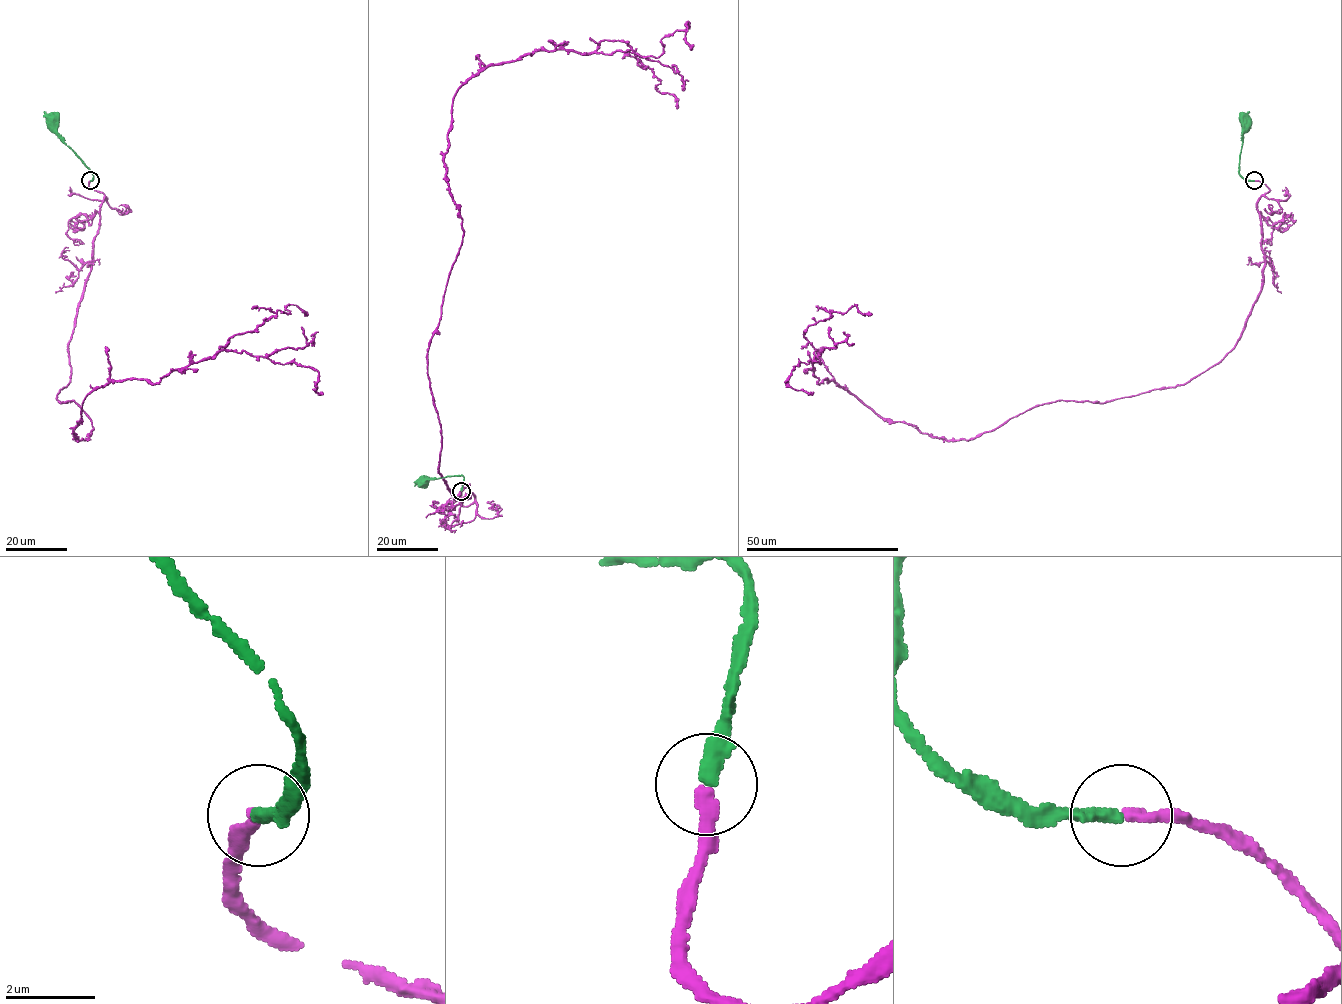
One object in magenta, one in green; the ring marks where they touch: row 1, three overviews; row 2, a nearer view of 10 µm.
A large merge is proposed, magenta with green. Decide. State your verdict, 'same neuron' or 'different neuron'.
same neuron

